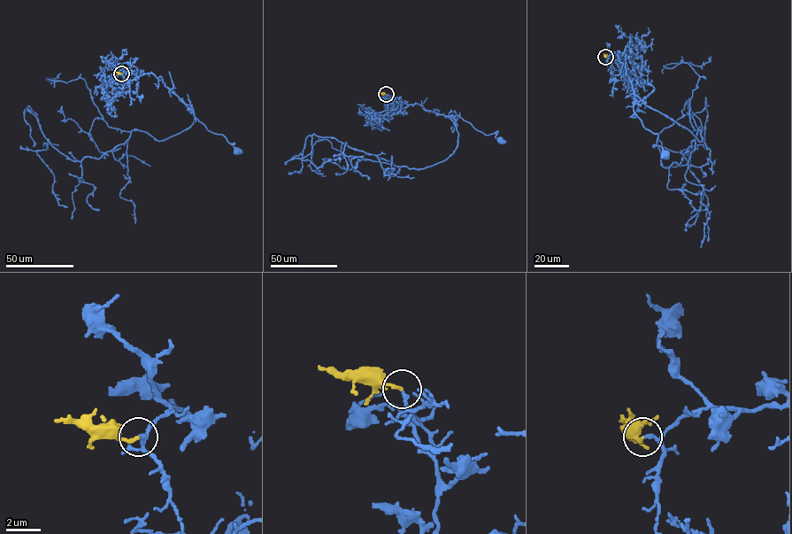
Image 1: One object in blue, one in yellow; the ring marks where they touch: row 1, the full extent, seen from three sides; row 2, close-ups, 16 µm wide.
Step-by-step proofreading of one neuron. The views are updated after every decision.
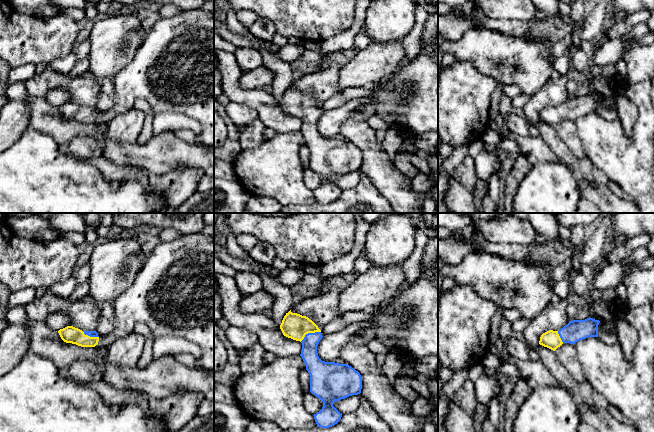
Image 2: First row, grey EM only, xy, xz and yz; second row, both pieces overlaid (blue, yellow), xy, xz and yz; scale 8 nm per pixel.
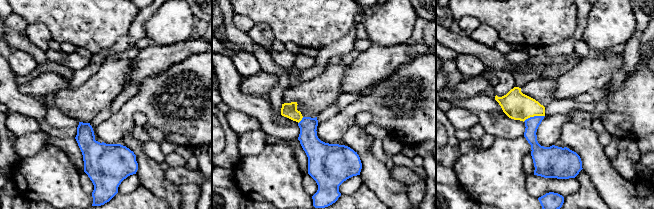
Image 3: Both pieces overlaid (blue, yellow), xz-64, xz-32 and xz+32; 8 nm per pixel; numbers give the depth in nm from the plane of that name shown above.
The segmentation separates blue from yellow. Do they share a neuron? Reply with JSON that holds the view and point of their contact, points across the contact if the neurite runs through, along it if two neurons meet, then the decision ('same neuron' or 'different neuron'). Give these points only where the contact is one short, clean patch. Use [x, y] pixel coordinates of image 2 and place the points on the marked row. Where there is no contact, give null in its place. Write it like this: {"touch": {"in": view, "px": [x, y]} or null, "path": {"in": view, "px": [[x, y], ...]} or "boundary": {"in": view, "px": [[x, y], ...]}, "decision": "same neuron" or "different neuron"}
{"touch": {"in": "xz", "px": [309, 333]}, "path": {"in": "xz", "px": [[313, 363], [309, 355], [309, 333], [295, 326]]}, "decision": "same neuron"}

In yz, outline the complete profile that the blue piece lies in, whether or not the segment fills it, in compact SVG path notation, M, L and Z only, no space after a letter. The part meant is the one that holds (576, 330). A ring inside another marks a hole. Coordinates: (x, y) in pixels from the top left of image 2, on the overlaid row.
M593 318L569 321L559 331L549 330L540 337L539 344L555 351L563 343L575 344L588 337L598 337L600 321Z

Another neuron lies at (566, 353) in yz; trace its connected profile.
M563 343L555 350L555 355L575 381L578 383L587 382L581 365L578 362L577 352L573 344Z

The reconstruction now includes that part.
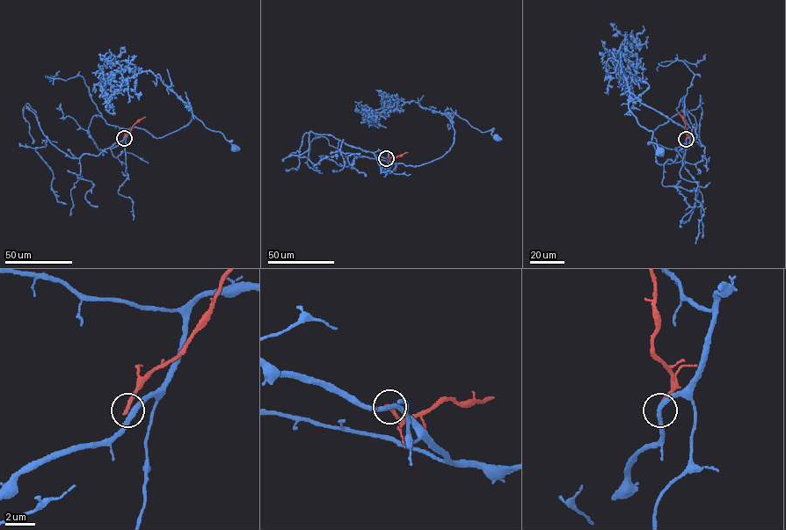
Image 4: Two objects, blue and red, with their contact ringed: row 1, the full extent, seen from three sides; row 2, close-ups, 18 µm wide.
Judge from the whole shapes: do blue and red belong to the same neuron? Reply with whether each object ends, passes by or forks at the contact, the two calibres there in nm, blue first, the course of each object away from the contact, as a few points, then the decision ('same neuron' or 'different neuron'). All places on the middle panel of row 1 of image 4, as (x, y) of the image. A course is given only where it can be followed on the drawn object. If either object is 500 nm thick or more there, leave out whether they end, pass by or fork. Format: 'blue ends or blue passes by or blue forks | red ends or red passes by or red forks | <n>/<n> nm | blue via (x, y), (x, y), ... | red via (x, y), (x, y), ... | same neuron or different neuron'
blue passes by | red ends | 320/240 nm | blue via (386, 158), (391, 163), (415, 166), (441, 156), (453, 144), (453, 113), (483, 132), (491, 130), (497, 137) | red via (386, 158), (407, 152) | different neuron

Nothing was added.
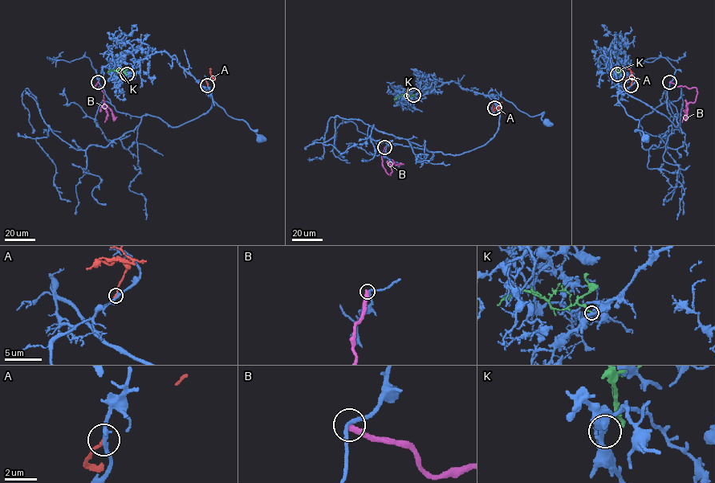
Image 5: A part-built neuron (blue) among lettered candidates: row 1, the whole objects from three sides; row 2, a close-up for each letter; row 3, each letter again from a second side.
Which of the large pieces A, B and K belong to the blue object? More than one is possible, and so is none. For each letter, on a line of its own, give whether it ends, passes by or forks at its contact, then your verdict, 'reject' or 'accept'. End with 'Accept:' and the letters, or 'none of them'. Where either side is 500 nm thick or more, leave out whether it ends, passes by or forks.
A: it ends there; reject
B: it ends there; reject
K: it ends there; reject
Accept: none of them

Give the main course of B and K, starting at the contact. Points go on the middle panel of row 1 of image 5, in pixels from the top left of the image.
B: (384, 147), (382, 165), (387, 174), (390, 174), (392, 164), (400, 162)
K: (413, 95), (394, 99)

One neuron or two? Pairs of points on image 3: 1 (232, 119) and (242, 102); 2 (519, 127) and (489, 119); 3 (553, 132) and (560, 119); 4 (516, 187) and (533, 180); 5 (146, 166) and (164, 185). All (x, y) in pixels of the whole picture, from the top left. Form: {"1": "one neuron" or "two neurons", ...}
{"1": "two neurons", "2": "one neuron", "3": "one neuron", "4": "two neurons", "5": "one neuron"}

